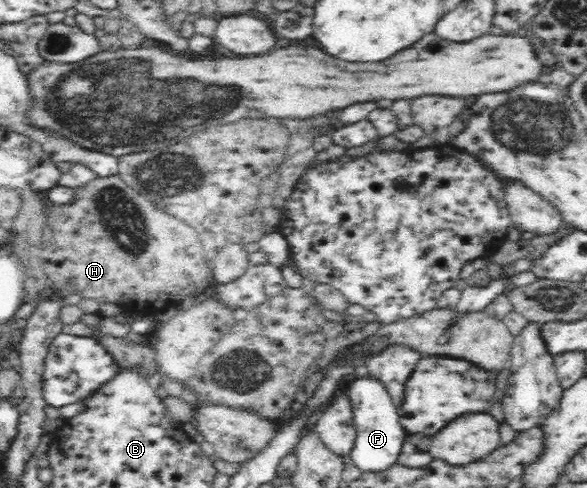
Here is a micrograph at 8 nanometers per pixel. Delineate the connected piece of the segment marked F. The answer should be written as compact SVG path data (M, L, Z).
M371 375L359 377L349 385L346 391L353 412L353 423L357 430L355 447L351 451L348 463L354 464L360 470L378 471L392 466L397 462L399 450L407 439L407 433L400 424L398 407L393 403L385 384Z

